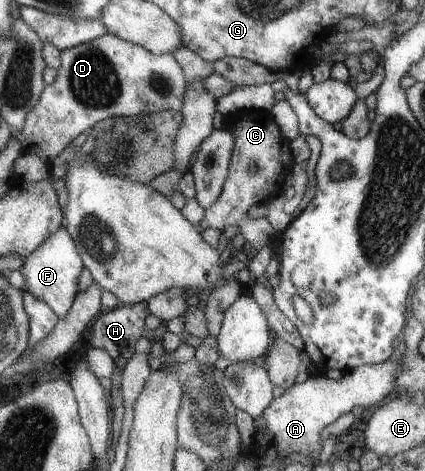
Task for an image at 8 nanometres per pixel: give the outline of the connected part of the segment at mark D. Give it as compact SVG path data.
M111 33L62 50L55 80L45 85L38 103L25 117L21 134L18 136L22 152L35 153L50 164L78 134L90 130L106 118L143 115L171 109L179 111L186 85L181 66L171 53L153 54L150 50Z

